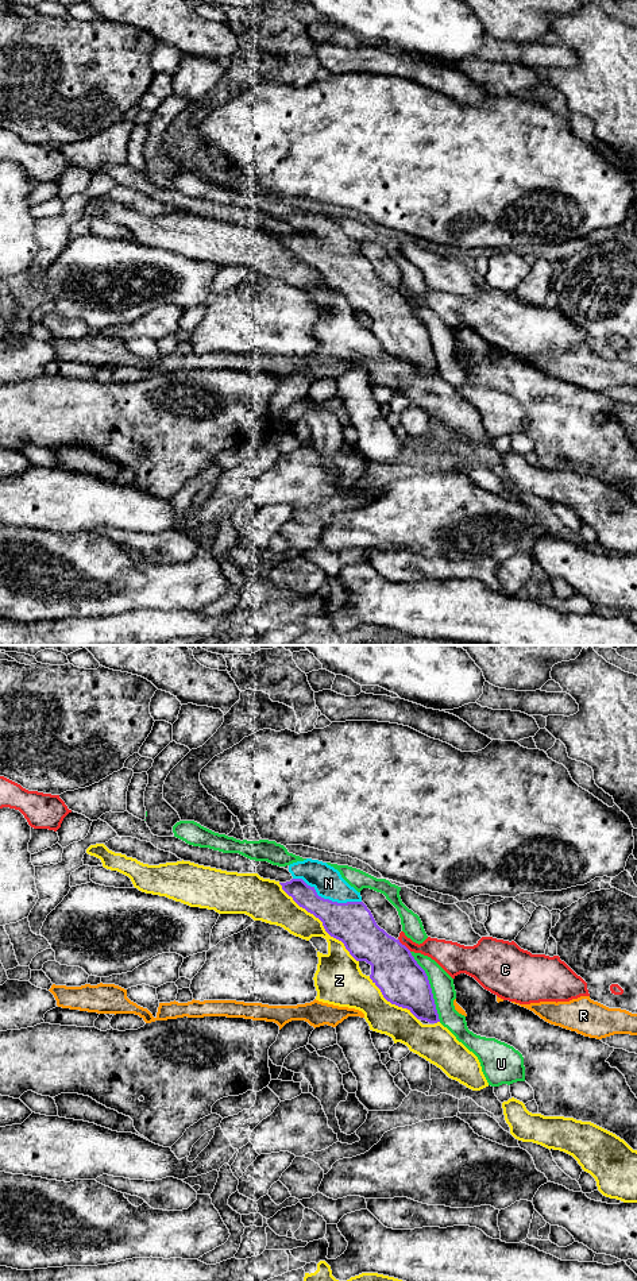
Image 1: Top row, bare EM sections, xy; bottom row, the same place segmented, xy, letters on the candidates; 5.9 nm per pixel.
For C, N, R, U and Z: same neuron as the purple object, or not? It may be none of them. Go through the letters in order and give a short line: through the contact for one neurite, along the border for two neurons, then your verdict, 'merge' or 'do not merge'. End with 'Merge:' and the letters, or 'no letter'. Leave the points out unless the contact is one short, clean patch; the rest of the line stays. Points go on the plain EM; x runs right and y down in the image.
C: do not merge
N: merge
R: xy (406, 359), (410, 362) | do not merge
U: do not merge
Z: do not merge
Merge: N

